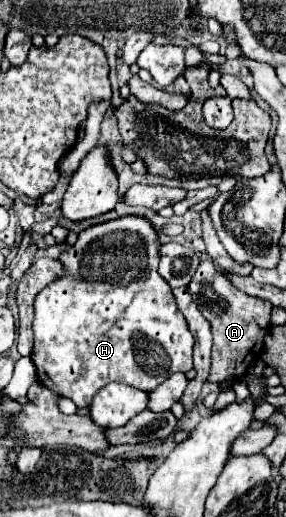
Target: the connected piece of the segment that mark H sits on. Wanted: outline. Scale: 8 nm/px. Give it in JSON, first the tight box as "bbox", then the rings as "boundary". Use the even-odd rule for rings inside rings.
{"bbox":[31,215,193,407],"boundary":[[[125,215],[83,229],[75,245],[59,255],[65,275],[35,297],[35,345],[31,357],[39,383],[61,397],[73,399],[77,407],[87,407],[95,393],[111,381],[153,391],[173,373],[193,369],[193,335],[177,309],[171,285],[157,271],[159,247],[159,233],[147,217]]]}

